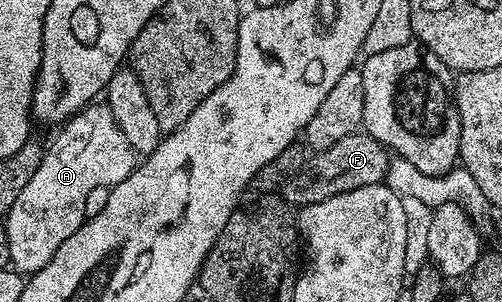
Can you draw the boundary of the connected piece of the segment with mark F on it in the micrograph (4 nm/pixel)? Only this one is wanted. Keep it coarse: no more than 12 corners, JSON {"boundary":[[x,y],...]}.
{"boundary":[[353,134],[285,182],[293,206],[381,183],[390,153]]}

